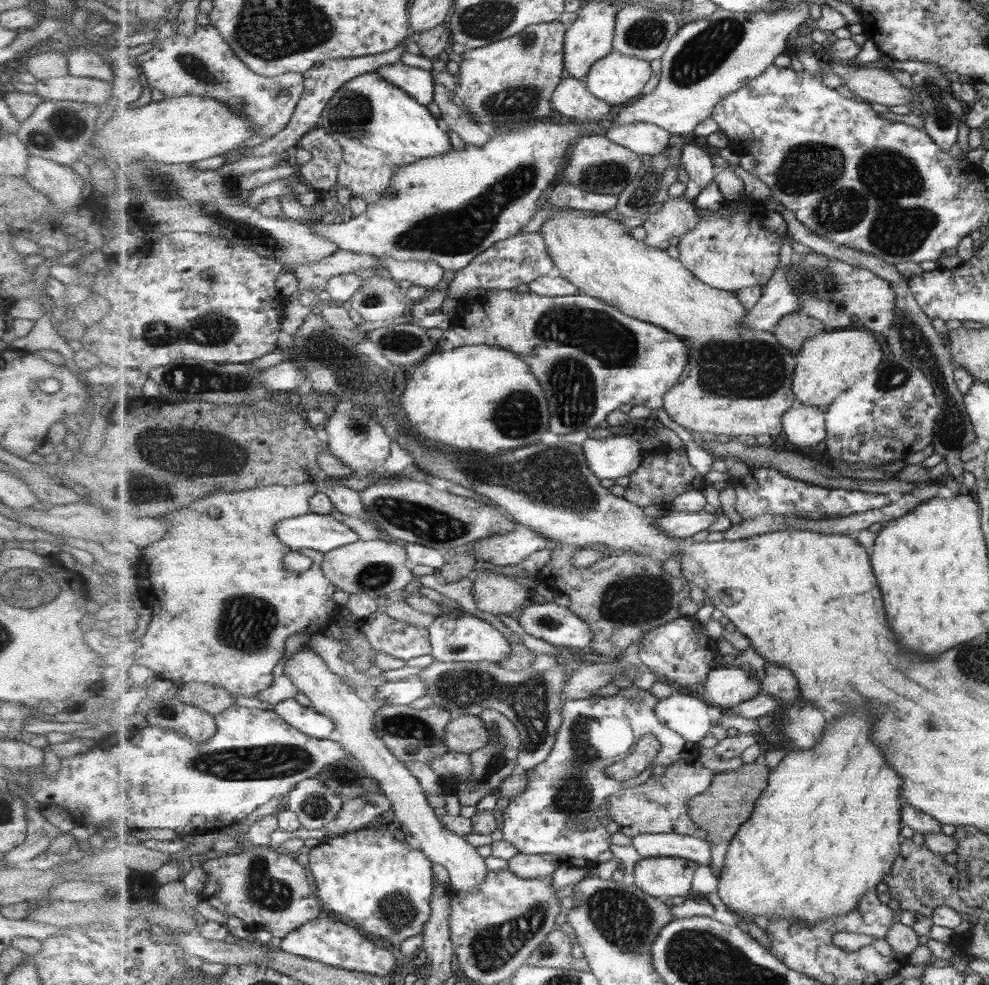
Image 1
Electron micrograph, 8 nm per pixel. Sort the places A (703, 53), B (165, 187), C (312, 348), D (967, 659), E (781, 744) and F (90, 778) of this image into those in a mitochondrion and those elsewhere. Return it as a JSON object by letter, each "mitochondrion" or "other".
{"A":"mitochondrion","B":"mitochondrion","C":"mitochondrion","D":"mitochondrion","E":"other","F":"other"}

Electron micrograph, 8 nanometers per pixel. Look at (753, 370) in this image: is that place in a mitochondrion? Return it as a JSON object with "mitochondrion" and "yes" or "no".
{"mitochondrion":"yes"}

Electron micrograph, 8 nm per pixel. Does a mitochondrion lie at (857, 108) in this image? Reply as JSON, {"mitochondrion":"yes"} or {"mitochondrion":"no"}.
{"mitochondrion":"no"}

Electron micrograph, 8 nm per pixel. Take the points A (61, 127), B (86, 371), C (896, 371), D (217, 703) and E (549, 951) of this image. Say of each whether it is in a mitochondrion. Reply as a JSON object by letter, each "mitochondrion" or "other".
{"A":"mitochondrion","B":"other","C":"mitochondrion","D":"other","E":"mitochondrion"}

